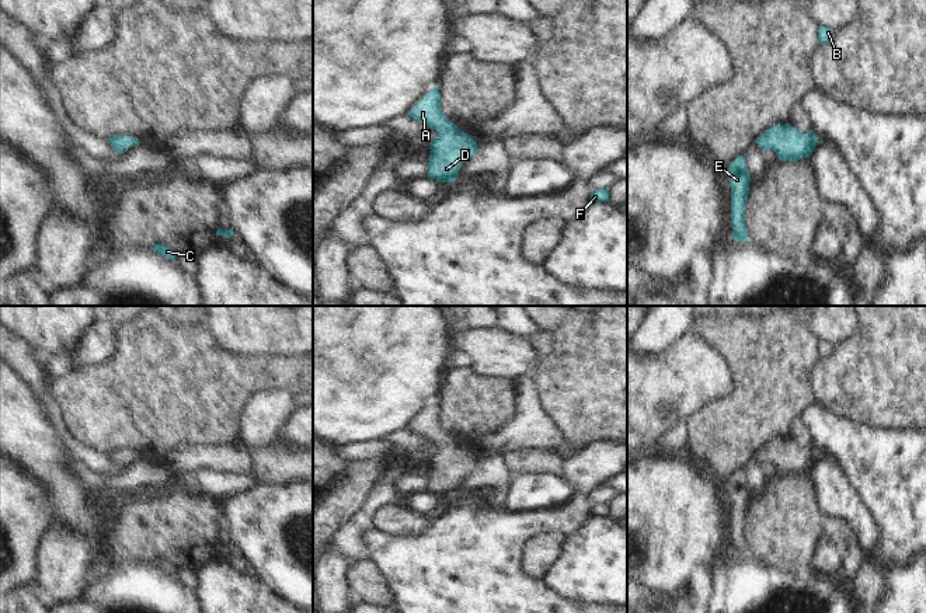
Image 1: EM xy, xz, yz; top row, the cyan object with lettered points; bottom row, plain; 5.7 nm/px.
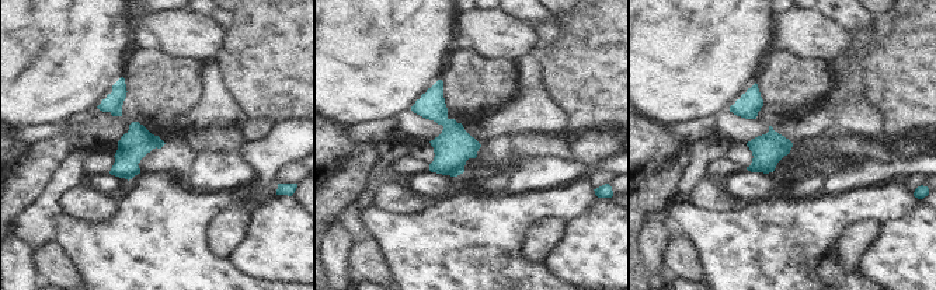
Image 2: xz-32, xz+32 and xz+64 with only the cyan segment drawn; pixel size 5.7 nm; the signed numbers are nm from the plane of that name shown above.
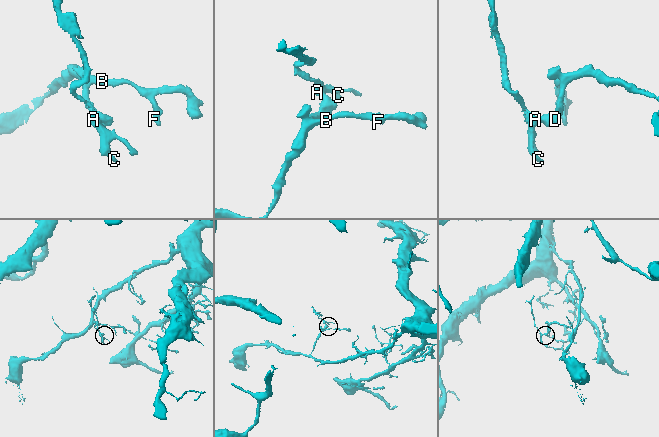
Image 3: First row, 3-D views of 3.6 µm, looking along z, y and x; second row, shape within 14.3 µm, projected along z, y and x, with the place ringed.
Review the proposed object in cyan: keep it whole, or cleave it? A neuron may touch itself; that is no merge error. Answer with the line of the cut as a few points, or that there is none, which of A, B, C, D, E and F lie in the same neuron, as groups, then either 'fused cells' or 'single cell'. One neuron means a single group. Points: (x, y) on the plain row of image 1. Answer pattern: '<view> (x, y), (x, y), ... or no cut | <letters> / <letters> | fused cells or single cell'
no cut | A B C D E F | single cell

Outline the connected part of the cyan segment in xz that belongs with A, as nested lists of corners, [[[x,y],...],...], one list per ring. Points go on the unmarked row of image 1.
[[[439,398],[432,401],[408,425],[408,431],[428,439],[438,447],[429,459],[431,469],[427,491],[441,497],[452,497],[459,491],[462,477],[476,470],[478,459],[443,429]]]

